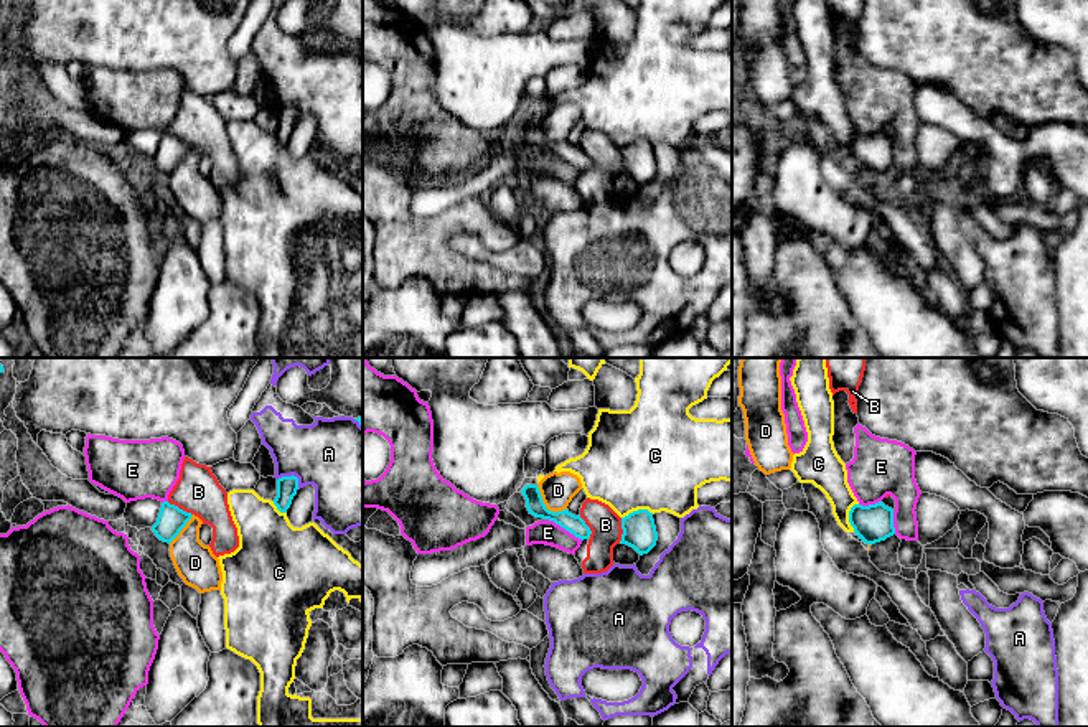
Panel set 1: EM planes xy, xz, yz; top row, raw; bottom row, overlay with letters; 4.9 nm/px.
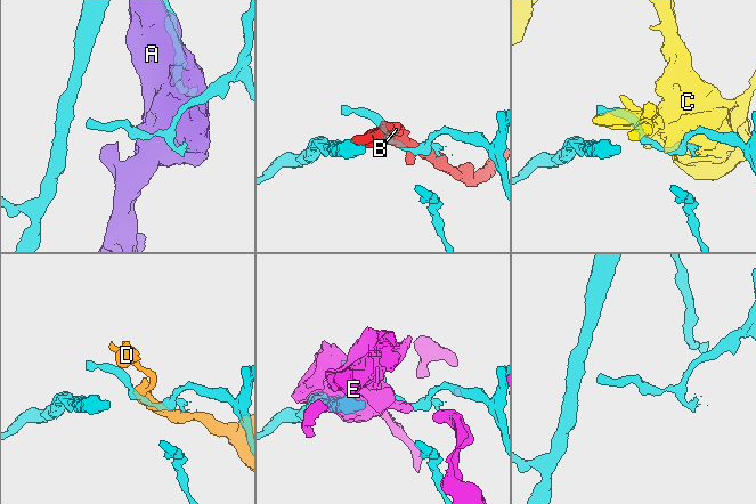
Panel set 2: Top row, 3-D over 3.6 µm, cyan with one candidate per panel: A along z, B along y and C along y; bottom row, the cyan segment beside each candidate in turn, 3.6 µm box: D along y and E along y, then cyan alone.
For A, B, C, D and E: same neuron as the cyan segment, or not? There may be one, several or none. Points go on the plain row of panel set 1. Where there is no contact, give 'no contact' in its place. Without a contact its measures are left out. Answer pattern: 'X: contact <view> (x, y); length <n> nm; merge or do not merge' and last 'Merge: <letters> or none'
A: contact xy (292, 106); length 120 nm; do not merge
B: contact xz (623, 162); length 130 nm; do not merge
C: contact xz (638, 140); length 160 nm; do not merge
D: contact xz (544, 137); length 200 nm; do not merge
E: contact xz (564, 159); length 220 nm; do not merge
Merge: none

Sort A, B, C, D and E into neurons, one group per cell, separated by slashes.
A / B / C / D / E

